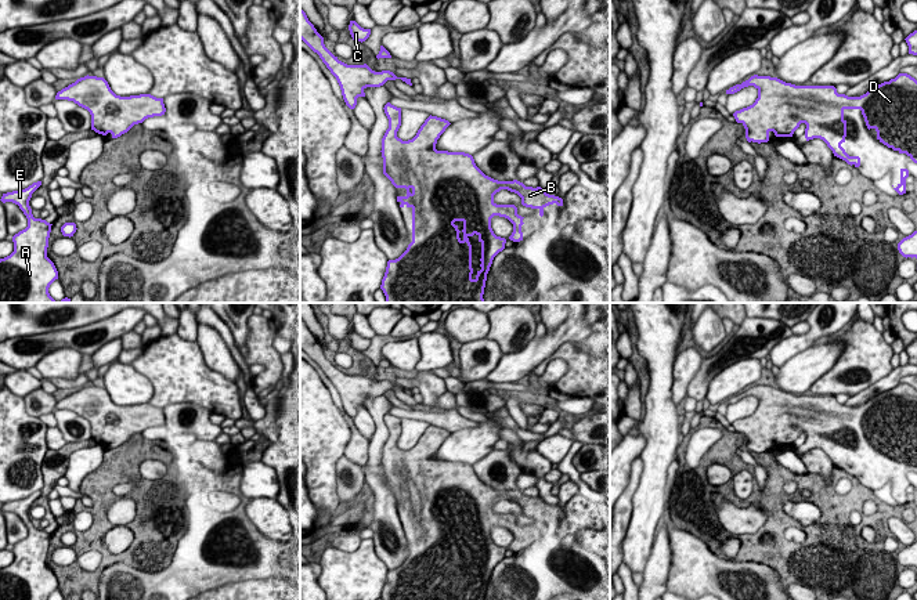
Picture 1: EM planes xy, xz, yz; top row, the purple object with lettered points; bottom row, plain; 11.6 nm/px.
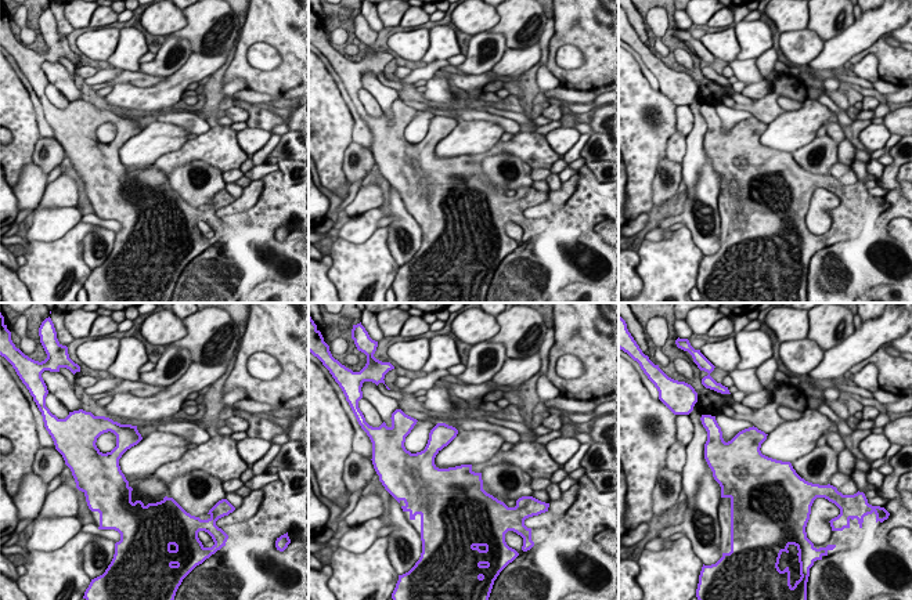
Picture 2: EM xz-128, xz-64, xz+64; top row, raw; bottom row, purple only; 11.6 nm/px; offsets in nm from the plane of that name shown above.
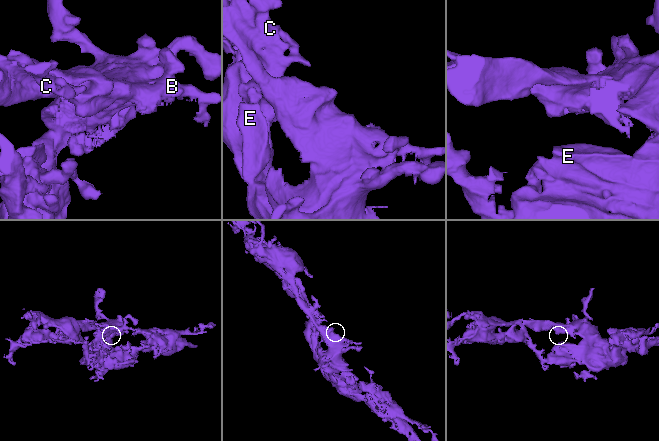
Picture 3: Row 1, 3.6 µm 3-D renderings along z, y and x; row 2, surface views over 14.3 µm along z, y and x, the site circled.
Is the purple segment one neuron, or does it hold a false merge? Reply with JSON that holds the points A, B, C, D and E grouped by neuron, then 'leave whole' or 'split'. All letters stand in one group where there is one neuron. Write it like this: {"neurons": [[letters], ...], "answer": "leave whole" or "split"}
{"neurons": [["A", "B", "C", "D", "E"]], "answer": "leave whole"}

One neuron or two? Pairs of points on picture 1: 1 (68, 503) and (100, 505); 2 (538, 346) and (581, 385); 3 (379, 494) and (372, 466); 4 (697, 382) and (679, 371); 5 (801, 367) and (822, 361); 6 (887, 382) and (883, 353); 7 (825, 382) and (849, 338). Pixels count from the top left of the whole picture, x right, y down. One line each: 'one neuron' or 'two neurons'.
1: two neurons
2: two neurons
3: one neuron
4: two neurons
5: one neuron
6: two neurons
7: one neuron

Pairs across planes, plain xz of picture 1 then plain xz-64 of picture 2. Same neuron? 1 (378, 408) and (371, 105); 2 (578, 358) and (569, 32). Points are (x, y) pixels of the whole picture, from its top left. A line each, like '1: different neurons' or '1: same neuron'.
1: different neurons
2: same neuron

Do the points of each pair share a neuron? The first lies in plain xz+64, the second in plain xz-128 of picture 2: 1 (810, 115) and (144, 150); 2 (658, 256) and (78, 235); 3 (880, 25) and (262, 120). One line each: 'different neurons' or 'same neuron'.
1: same neuron
2: same neuron
3: different neurons

